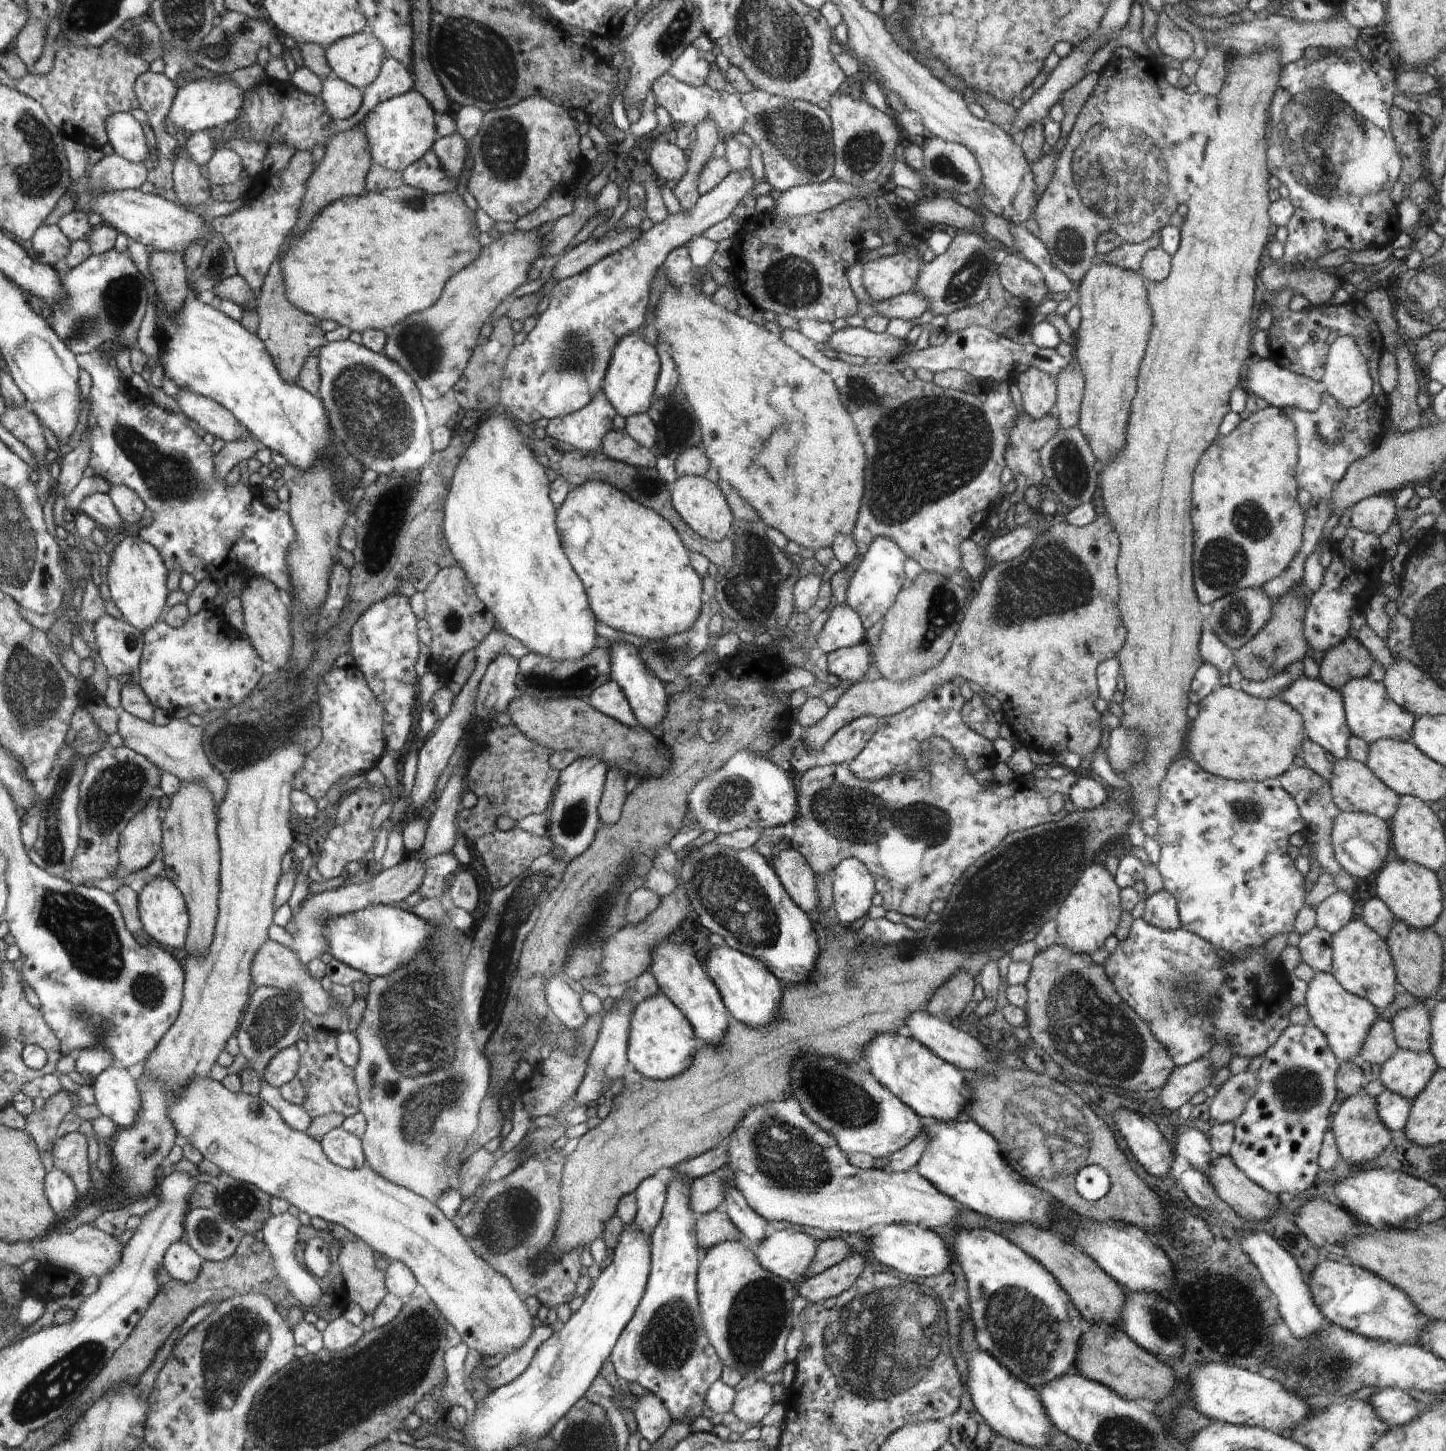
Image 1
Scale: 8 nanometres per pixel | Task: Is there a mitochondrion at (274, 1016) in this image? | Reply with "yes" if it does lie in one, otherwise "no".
yes

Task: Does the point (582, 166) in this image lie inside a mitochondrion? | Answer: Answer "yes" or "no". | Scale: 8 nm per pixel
no

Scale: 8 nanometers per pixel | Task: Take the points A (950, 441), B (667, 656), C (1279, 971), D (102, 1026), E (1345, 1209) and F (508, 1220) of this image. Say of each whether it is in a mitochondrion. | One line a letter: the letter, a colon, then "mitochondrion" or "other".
A: mitochondrion
B: mitochondrion
C: other
D: mitochondrion
E: other
F: mitochondrion

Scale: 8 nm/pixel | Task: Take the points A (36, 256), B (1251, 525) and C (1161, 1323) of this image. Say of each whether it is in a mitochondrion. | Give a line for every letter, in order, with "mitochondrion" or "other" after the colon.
A: other
B: mitochondrion
C: mitochondrion

